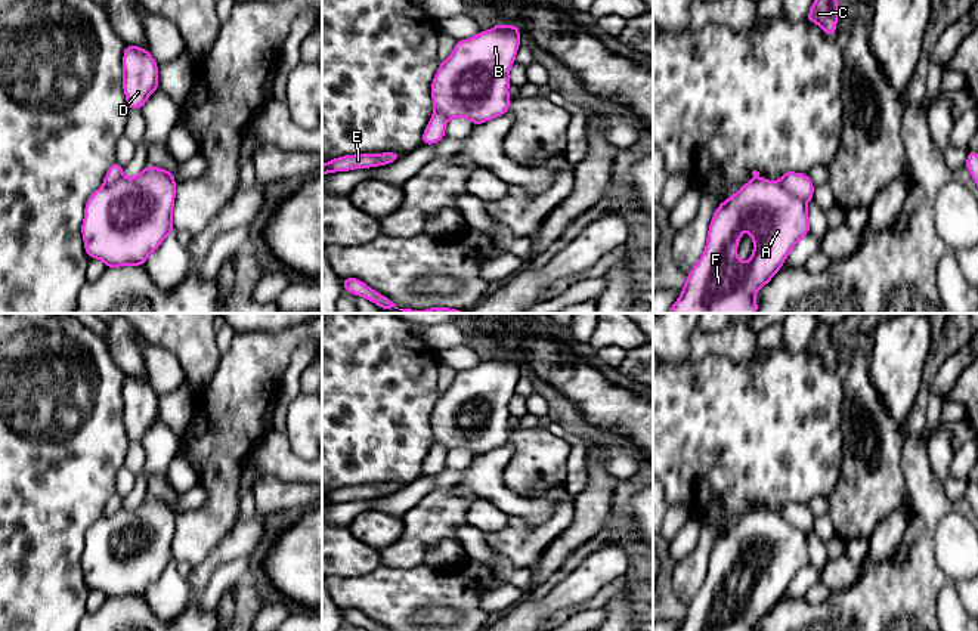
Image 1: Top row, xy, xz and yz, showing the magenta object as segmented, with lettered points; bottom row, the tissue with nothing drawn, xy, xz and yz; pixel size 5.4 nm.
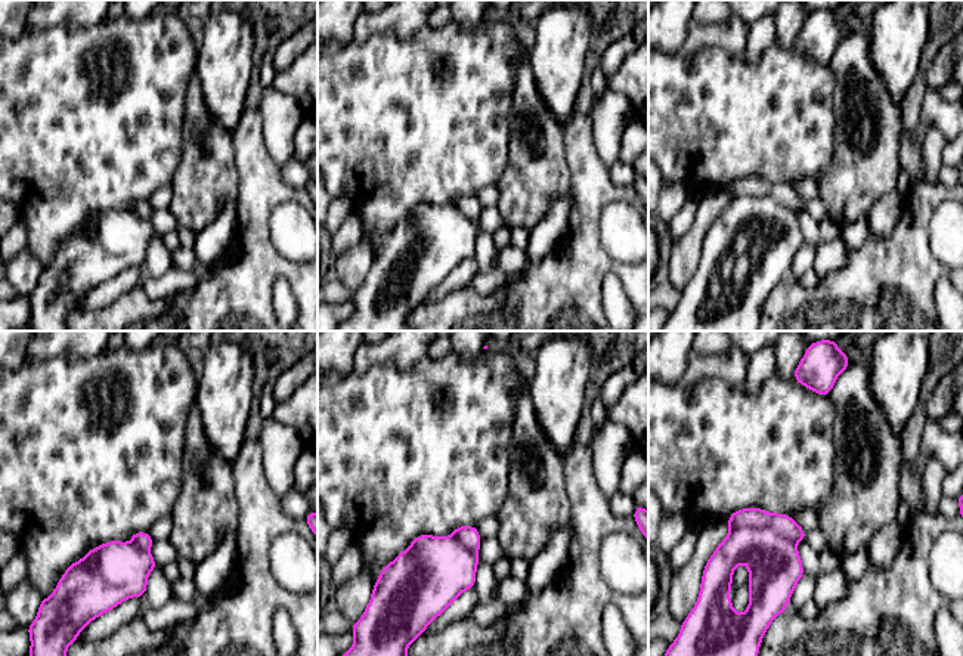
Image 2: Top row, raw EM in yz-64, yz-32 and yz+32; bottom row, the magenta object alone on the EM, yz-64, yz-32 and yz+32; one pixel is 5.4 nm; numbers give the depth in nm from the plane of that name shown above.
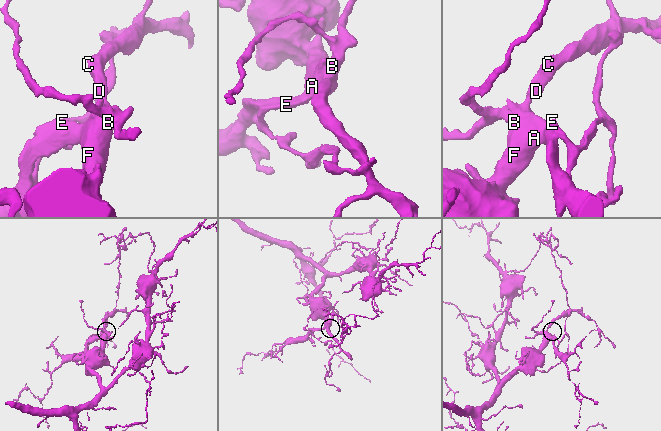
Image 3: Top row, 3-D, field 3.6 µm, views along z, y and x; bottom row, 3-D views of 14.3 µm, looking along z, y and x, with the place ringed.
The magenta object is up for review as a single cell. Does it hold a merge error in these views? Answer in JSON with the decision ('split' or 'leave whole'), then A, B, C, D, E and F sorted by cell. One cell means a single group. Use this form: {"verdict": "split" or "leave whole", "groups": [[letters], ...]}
{"verdict": "leave whole", "groups": [["A", "B", "C", "D", "E", "F"]]}

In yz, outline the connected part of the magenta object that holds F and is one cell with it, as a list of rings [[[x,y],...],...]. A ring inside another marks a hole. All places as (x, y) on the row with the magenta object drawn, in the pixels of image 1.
[[[756,170],[752,176],[717,207],[703,254],[687,273],[683,291],[668,313],[756,313],[758,290],[773,279],[798,241],[811,231],[807,202],[814,199],[814,183],[808,174],[786,171],[779,182],[762,179]],[[745,225],[746,235],[753,239],[753,251],[746,263],[737,256]]]

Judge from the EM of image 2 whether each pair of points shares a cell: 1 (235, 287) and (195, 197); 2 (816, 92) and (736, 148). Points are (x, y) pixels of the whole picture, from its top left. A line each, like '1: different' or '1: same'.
1: different
2: same

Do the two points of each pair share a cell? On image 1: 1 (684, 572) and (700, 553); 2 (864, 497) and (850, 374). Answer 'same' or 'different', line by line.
1: same
2: same

